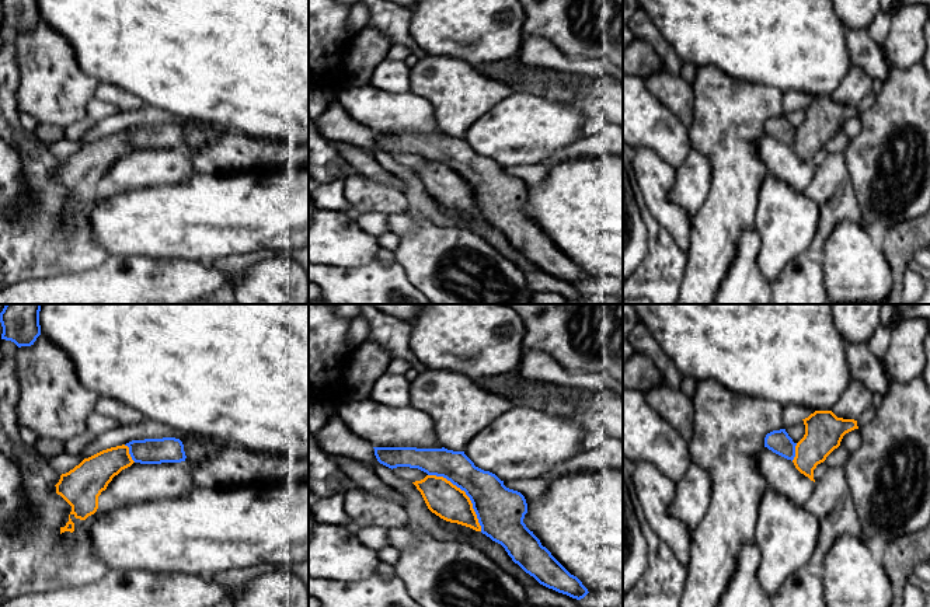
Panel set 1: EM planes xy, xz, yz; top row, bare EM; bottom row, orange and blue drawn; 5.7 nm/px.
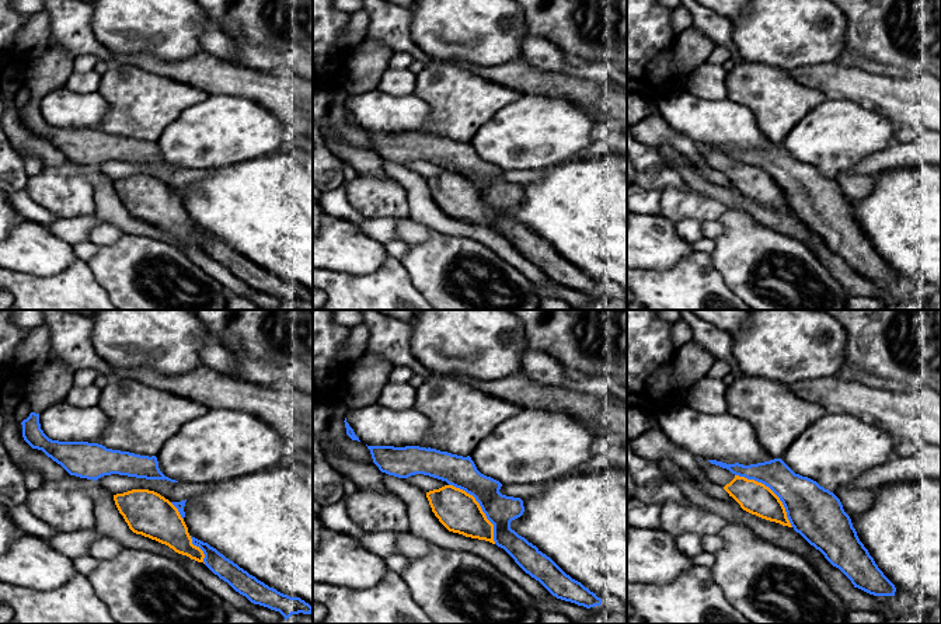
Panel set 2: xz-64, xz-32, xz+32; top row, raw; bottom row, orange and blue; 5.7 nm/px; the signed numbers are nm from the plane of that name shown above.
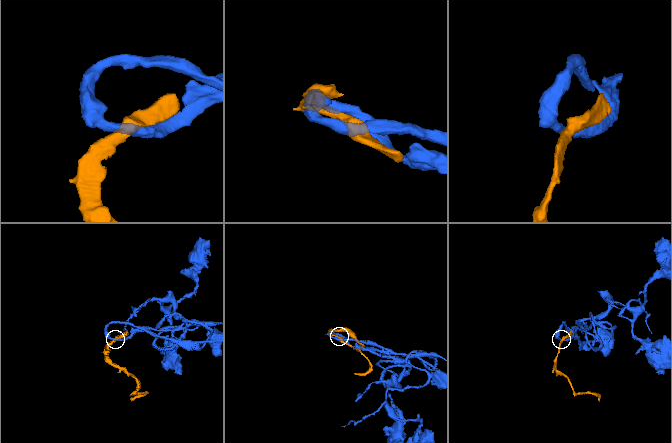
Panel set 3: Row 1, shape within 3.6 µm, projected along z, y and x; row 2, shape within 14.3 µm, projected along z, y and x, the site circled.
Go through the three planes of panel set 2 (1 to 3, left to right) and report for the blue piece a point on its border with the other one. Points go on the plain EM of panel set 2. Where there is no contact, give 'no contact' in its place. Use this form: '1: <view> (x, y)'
1: xz-64 (199, 234)
2: xz-32 (480, 194)
3: xz+32 (772, 177)

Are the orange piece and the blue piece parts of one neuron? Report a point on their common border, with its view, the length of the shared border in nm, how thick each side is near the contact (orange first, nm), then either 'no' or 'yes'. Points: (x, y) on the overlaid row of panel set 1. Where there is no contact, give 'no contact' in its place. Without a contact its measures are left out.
xz (464, 494) | 440 nm | 200/280 nm | yes

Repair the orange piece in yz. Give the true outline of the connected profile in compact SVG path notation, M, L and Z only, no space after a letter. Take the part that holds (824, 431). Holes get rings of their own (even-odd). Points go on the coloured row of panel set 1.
M815 411L802 419L805 435L794 443L786 429L773 430L764 437L764 447L791 460L795 468L814 479L814 470L840 446L843 436L858 429L857 421L837 418L832 411Z

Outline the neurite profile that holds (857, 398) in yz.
M850 381L847 390L832 407L837 418L857 421L868 408L872 407L872 393L858 381Z

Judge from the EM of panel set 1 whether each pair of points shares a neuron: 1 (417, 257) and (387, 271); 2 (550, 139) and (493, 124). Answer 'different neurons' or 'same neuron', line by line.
1: different neurons
2: same neuron

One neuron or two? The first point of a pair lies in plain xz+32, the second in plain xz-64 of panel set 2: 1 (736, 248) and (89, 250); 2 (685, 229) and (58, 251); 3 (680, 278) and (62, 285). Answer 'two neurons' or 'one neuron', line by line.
1: two neurons
2: two neurons
3: one neuron

